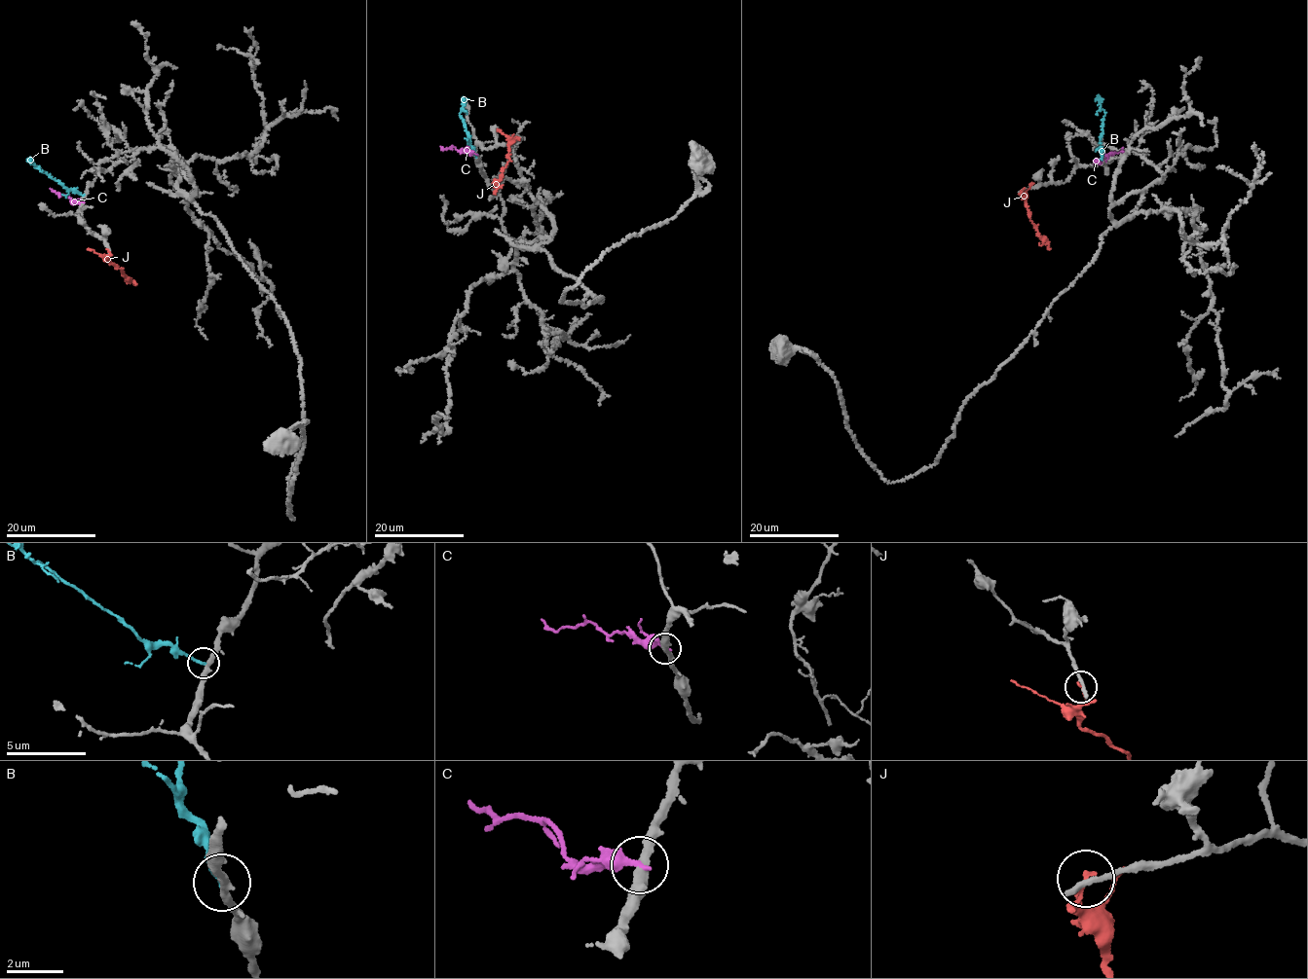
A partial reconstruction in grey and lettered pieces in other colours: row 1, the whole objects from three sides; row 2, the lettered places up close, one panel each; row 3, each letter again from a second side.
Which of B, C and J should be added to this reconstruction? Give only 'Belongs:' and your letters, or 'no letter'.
Belongs: no letter

